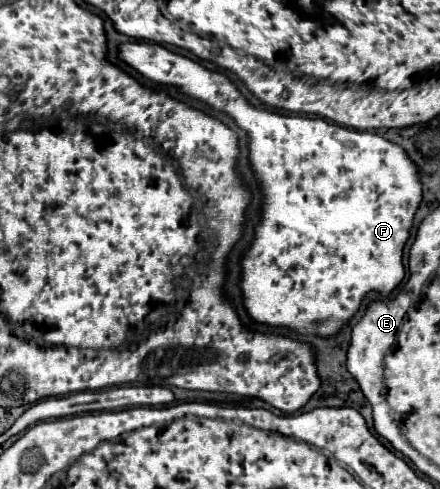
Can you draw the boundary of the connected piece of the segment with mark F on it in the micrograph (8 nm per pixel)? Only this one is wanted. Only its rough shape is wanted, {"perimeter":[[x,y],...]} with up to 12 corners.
{"perimeter":[[160,43],[120,57],[248,131],[254,321],[336,335],[404,279],[418,169],[248,103]]}

